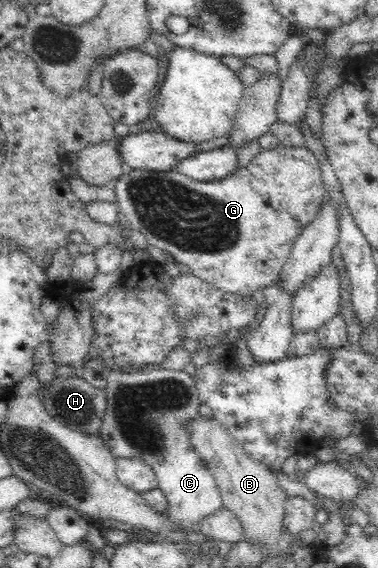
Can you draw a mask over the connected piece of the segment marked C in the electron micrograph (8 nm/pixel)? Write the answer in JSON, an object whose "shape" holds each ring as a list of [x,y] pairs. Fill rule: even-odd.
{"shape":[[[144,369],[140,372],[119,372],[111,370],[105,389],[107,406],[98,436],[103,439],[110,453],[116,458],[141,457],[157,475],[157,487],[166,496],[168,509],[164,516],[170,520],[170,532],[182,532],[187,537],[190,532],[199,531],[199,523],[223,506],[214,476],[196,454],[188,440],[184,423],[198,417],[200,396],[193,377],[184,370]]]}

